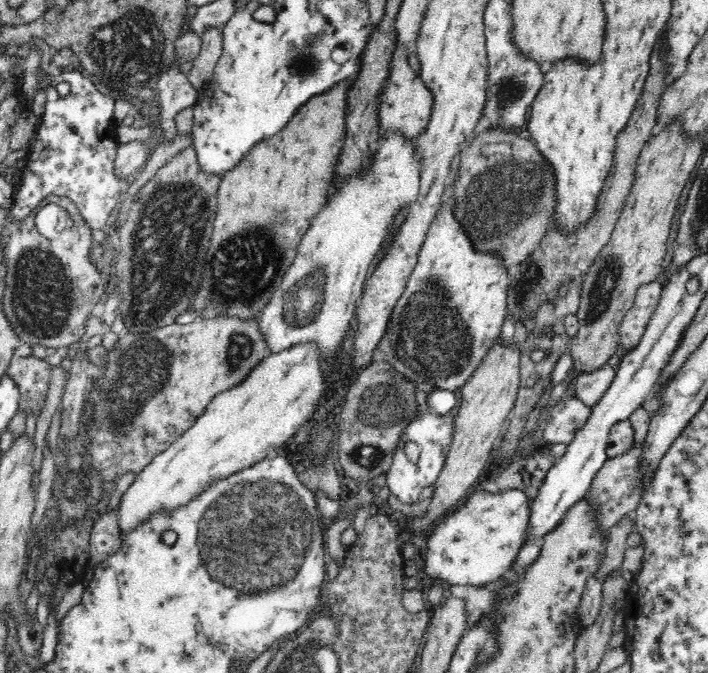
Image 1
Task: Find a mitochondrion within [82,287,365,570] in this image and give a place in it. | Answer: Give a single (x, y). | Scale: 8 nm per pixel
(141, 369)

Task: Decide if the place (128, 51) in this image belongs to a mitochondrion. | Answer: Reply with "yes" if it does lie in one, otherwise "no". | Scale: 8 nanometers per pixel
yes

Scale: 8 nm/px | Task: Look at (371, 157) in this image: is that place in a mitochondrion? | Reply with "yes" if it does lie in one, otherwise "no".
no

